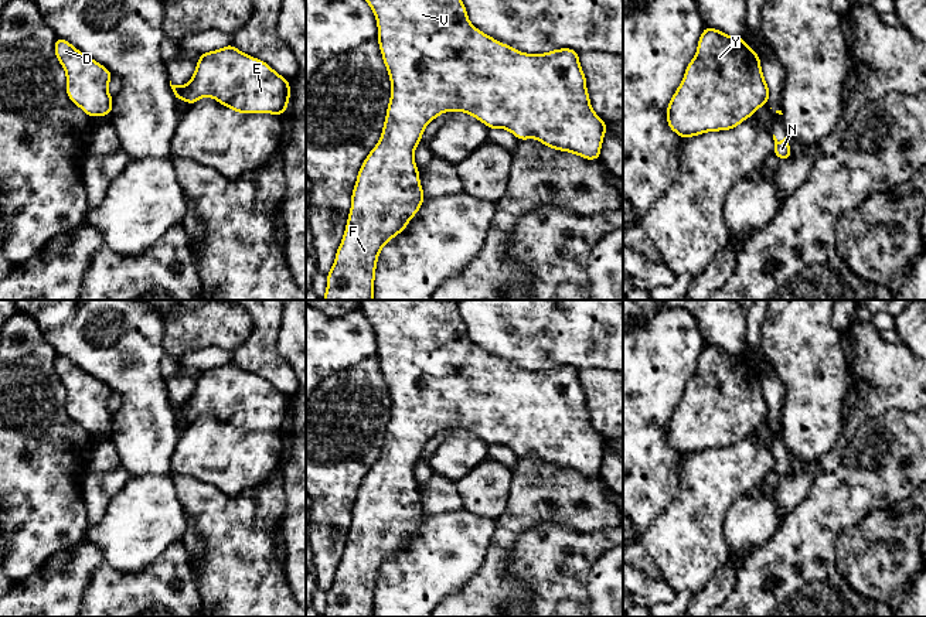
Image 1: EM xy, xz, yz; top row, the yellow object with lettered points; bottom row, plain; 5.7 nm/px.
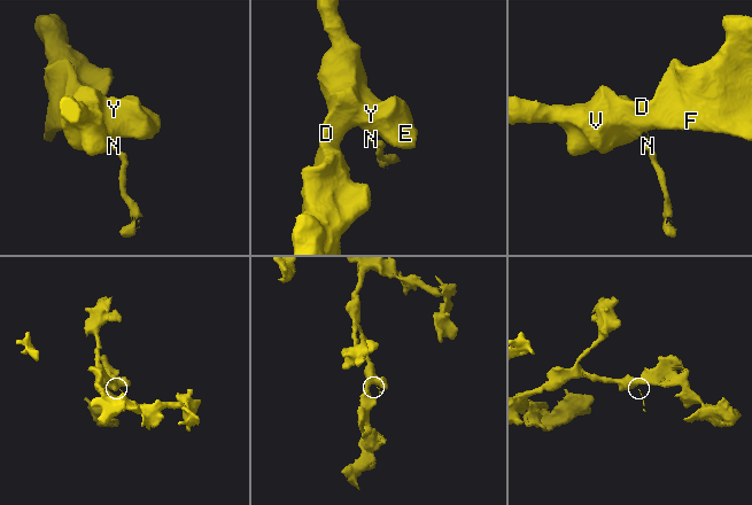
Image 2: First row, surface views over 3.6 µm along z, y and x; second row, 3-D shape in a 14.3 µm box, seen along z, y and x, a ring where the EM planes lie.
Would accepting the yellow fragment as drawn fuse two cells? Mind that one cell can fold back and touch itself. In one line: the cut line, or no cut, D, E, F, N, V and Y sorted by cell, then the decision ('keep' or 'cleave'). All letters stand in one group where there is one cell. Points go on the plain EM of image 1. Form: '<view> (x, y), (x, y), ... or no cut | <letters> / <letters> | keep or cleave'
xy (172, 402), (180, 415) | D E F V Y / N | cleave

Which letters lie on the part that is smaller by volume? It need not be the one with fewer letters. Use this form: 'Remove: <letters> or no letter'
Remove: N

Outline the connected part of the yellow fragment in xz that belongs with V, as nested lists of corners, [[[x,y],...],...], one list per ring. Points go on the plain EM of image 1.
[[[360,300],[360,311],[372,325],[379,367],[391,396],[379,459],[364,477],[351,511],[351,526],[323,617],[374,617],[374,597],[381,566],[408,542],[423,521],[419,487],[413,477],[425,444],[445,429],[464,429],[490,444],[511,449],[518,457],[537,456],[544,463],[599,477],[607,442],[595,430],[586,406],[579,371],[559,365],[545,371],[525,371],[476,345],[459,311],[460,300]]]

